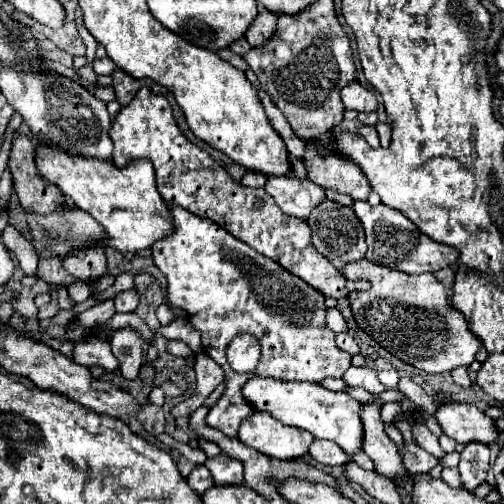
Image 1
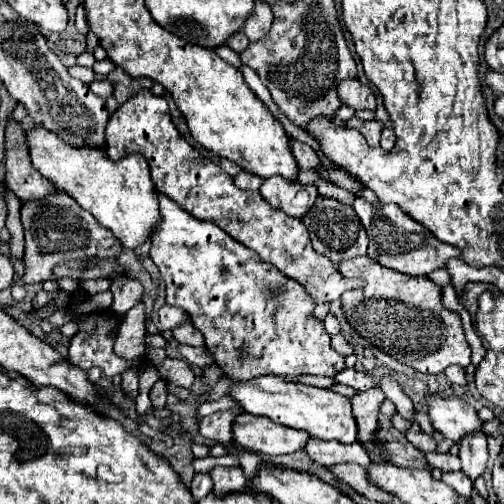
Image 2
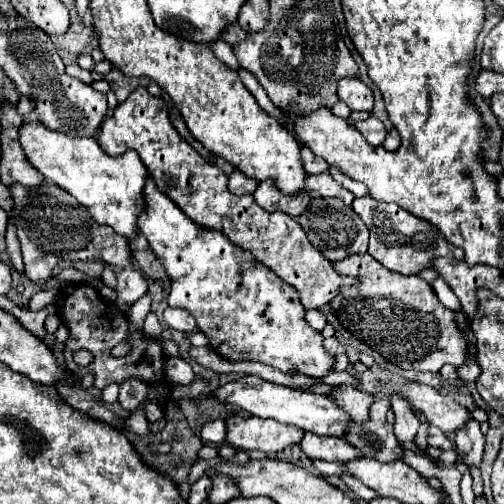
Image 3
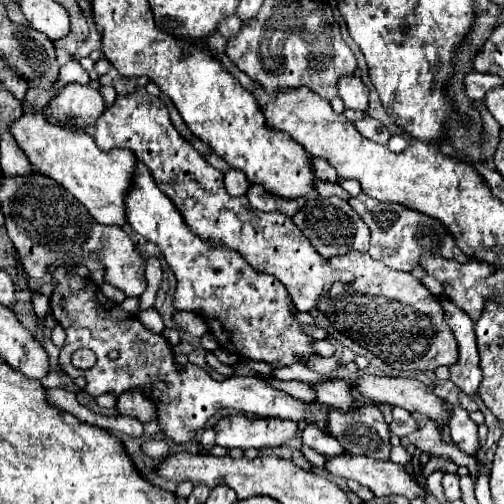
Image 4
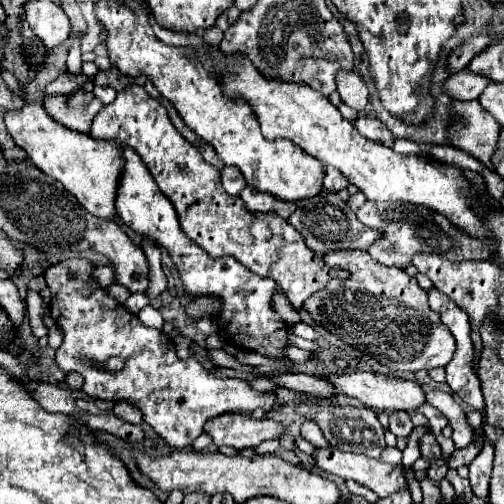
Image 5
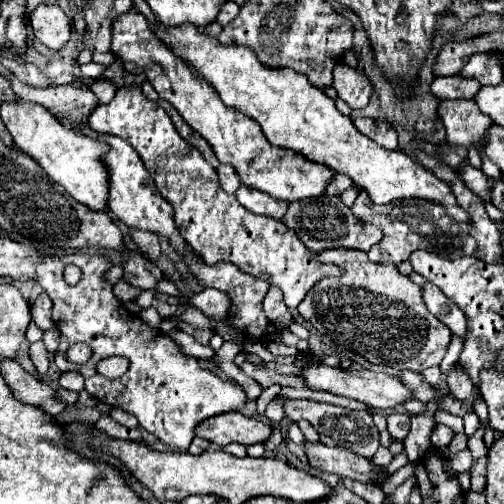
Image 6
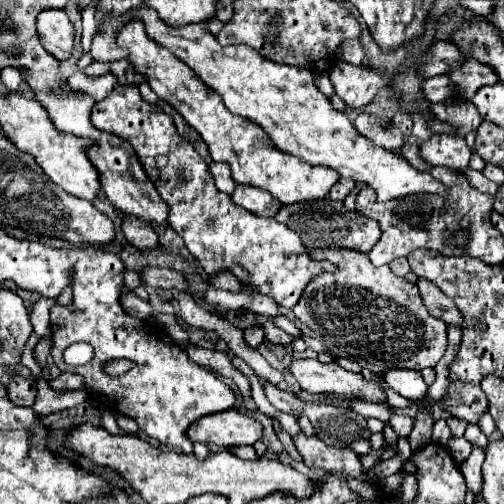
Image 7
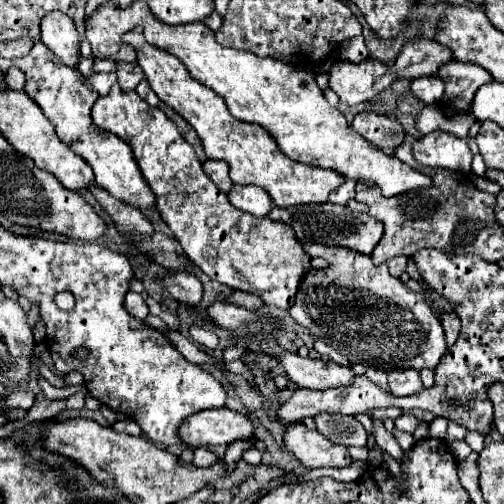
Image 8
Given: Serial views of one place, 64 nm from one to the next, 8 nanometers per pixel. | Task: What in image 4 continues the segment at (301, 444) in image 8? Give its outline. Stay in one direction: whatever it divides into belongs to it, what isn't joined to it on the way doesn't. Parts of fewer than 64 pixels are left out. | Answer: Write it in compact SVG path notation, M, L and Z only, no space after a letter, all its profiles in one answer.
M342 454L336 458L326 458L326 470L334 476L356 480L362 486L368 486L378 498L390 494L400 494L408 500L426 498L426 490L402 464L384 462L368 456Z

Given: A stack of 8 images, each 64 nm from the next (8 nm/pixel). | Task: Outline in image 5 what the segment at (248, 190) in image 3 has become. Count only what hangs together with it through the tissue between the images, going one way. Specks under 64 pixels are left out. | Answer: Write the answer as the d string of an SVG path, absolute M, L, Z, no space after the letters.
M224 166L224 168L222 168L222 186L224 186L224 190L226 190L228 194L238 196L238 192L244 190L246 180L244 180L244 176L242 176L242 172L240 172L238 168L234 168L234 166Z

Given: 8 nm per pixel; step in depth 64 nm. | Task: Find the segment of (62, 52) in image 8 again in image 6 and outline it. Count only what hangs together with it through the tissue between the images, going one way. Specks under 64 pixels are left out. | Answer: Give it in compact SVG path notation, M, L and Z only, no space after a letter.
M40 4L30 16L34 36L50 50L60 50L70 40L70 20L58 4Z

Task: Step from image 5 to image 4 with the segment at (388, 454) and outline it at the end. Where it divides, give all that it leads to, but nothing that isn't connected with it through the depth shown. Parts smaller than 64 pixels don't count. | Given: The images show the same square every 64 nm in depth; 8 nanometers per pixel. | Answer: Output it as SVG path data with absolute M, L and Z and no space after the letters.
M401 445L392 447L390 453L390 461L405 466L409 462L409 460L410 462L413 462L413 458L410 458L406 447Z

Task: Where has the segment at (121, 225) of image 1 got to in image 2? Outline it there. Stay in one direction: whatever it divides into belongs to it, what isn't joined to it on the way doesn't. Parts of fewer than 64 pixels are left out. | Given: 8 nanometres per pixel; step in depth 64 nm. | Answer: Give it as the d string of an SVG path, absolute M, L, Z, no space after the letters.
M32 128L28 134L28 146L30 146L30 158L34 168L46 176L58 192L64 192L68 196L72 196L84 210L88 210L104 228L108 228L116 240L120 240L120 244L128 250L134 250L138 246L142 246L152 230L156 230L156 224L160 222L160 210L158 210L158 192L152 184L150 178L150 168L148 168L148 160L144 160L144 156L140 154L130 154L126 158L122 158L120 162L112 162L102 150L96 148L72 148L68 144L64 144L54 132L46 132L44 128Z

